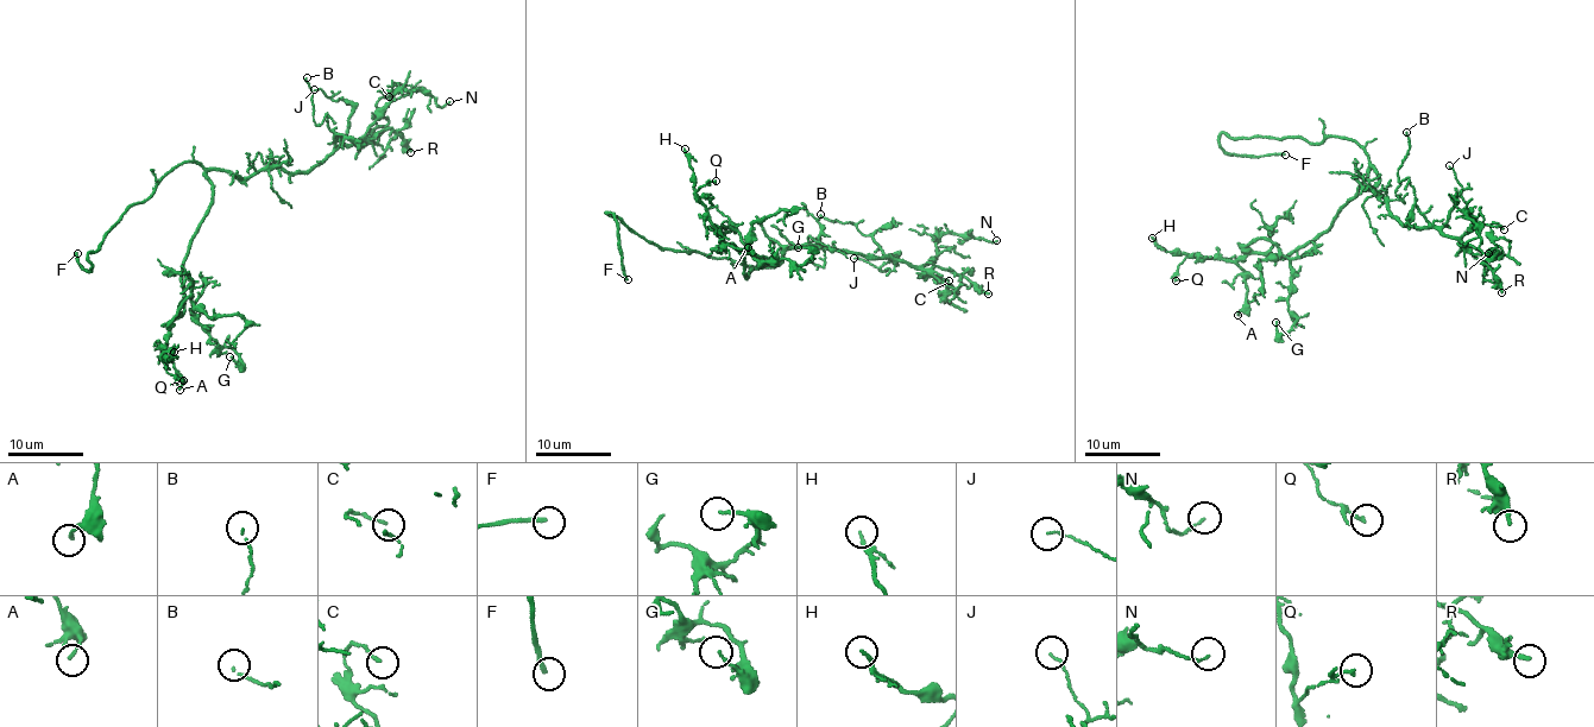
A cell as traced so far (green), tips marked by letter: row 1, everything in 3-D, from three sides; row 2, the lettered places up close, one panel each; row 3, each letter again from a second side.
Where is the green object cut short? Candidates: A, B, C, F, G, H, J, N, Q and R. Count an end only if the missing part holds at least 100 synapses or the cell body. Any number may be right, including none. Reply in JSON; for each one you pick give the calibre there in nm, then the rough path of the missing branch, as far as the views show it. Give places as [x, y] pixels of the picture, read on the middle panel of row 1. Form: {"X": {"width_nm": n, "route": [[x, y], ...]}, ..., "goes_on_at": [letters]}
{"F": {"width_nm": 200, "route": [[628, 279], [638, 299], [659, 315], [654, 316]]}, "goes_on_at": ["F"]}

